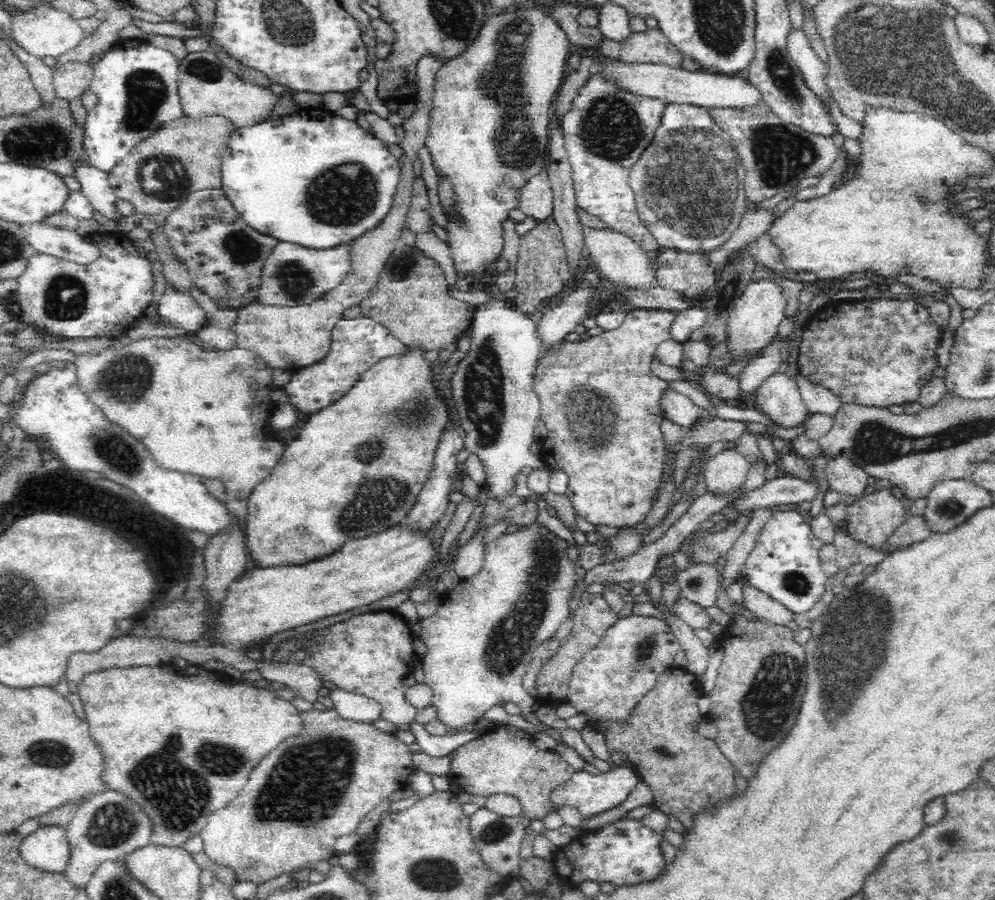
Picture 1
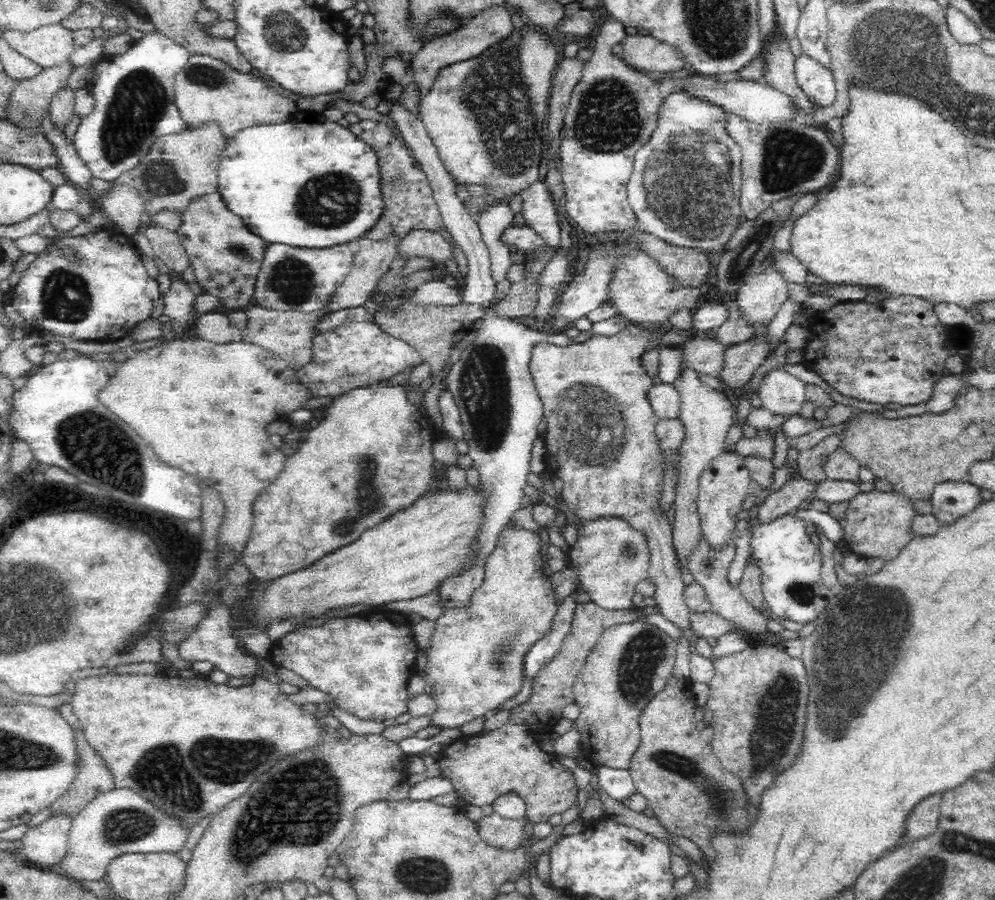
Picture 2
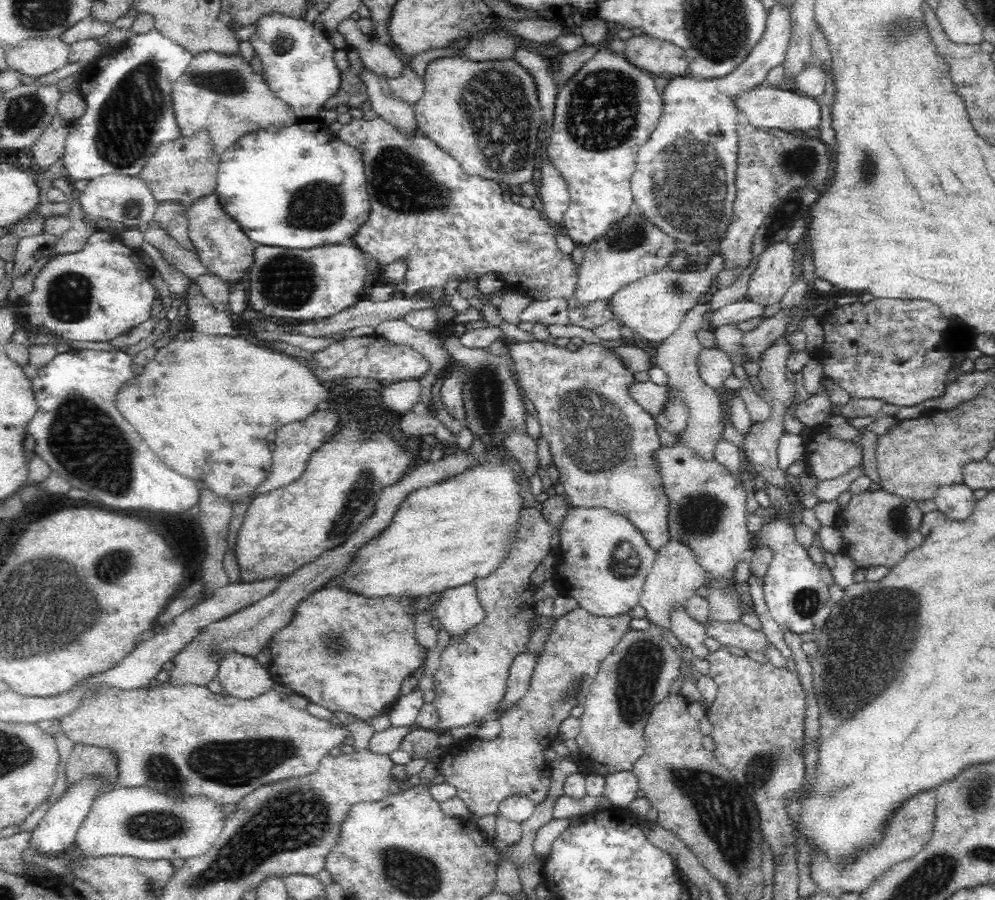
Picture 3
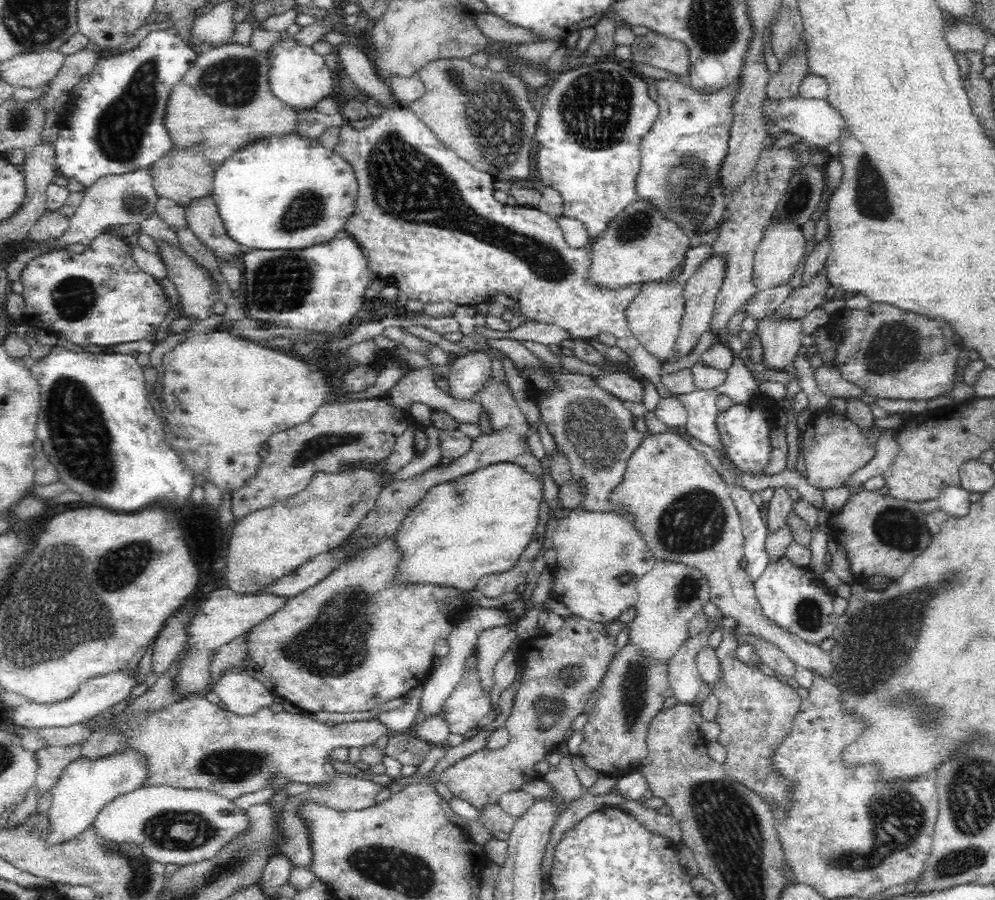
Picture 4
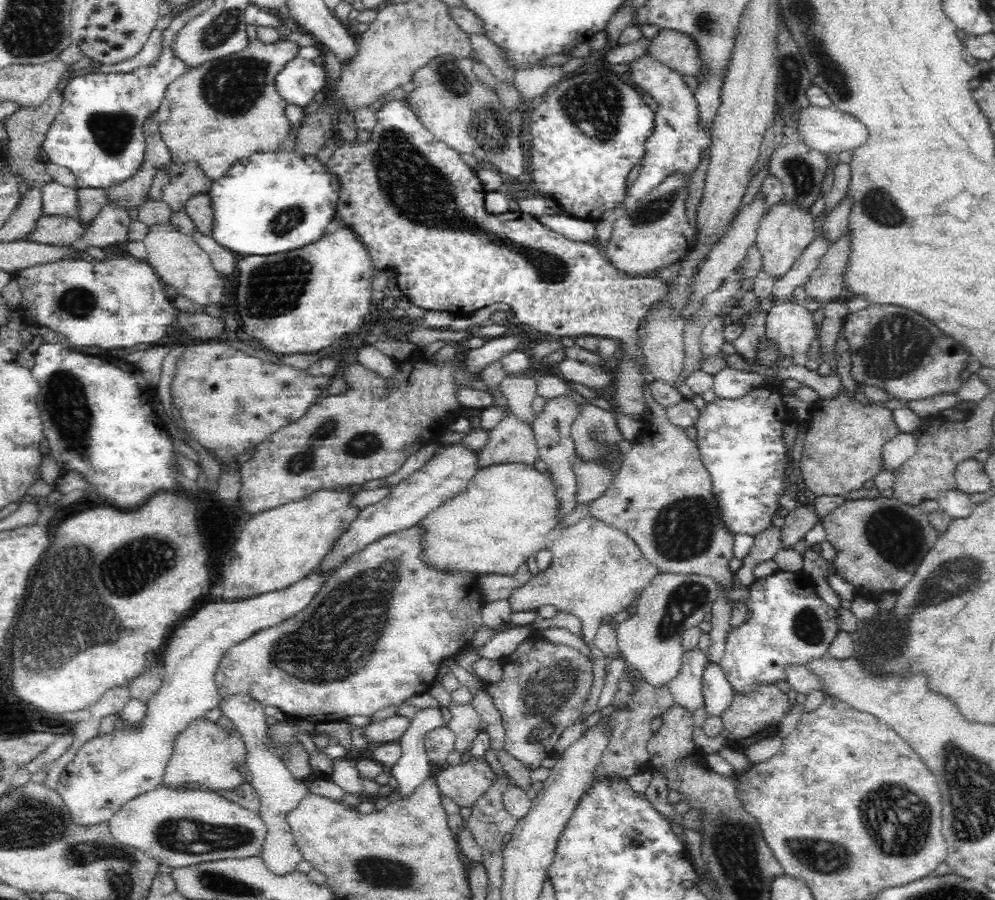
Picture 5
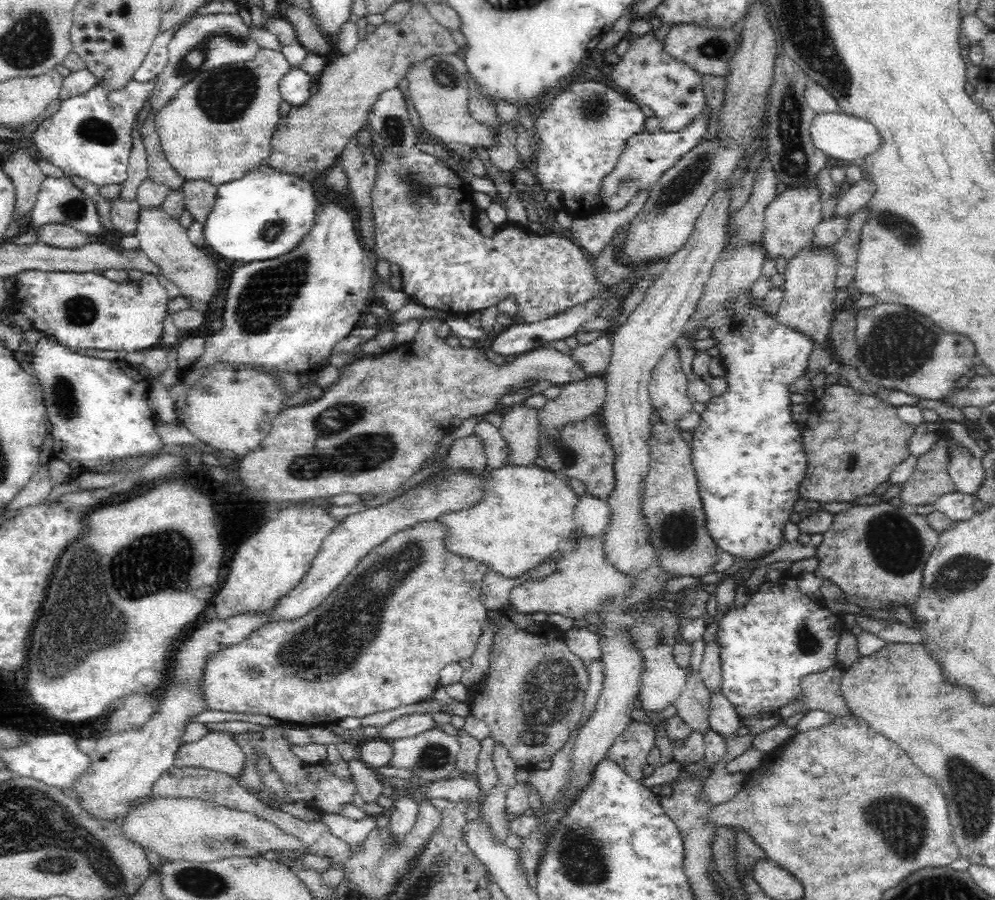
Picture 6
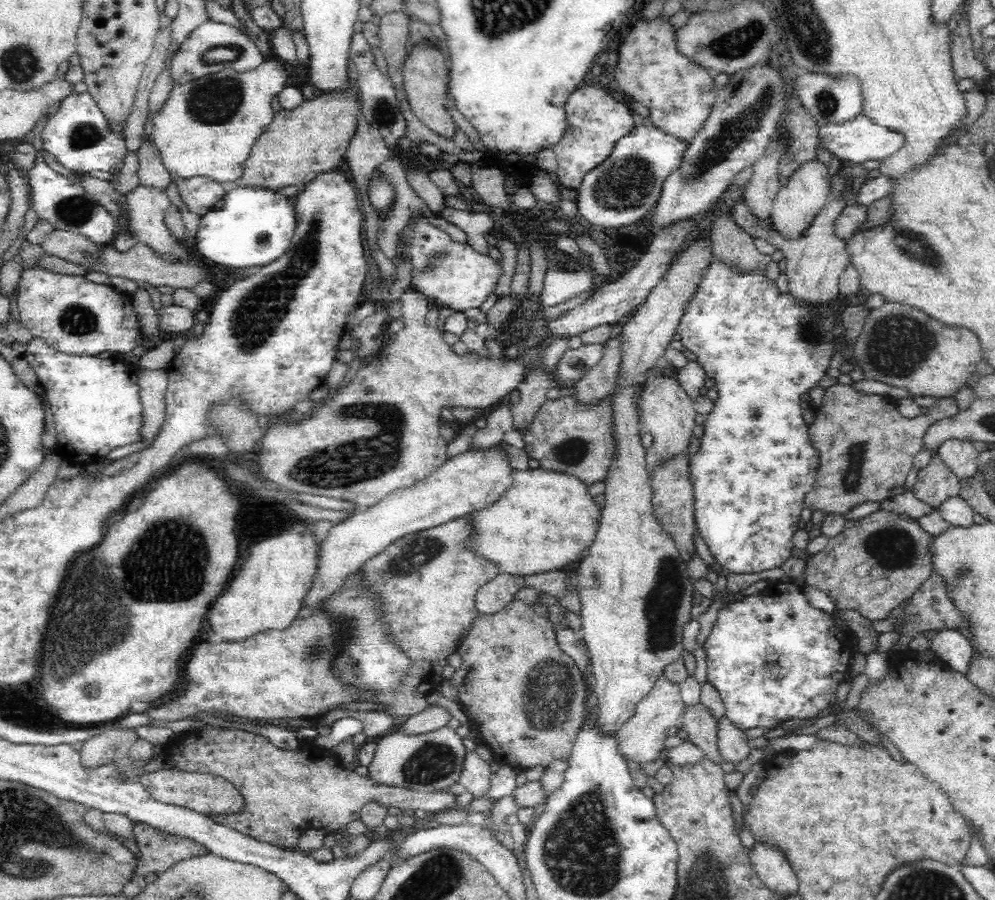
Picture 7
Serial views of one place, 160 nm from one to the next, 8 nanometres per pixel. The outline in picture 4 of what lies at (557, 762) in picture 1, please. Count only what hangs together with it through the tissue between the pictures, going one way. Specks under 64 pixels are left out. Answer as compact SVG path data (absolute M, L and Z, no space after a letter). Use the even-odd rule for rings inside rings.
M576 616L568 618L560 636L550 638L530 638L520 641L515 646L516 665L524 668L517 694L513 698L511 714L505 722L509 733L509 742L499 751L489 751L487 748L469 754L462 760L450 765L438 779L446 785L454 797L468 801L477 809L487 803L498 803L505 792L520 791L524 782L532 782L541 775L534 772L534 766L544 760L546 754L556 751L556 746L565 741L566 731L571 728L573 720L583 713L590 694L601 684L607 674L609 663L617 654L615 638L607 638L605 626Z

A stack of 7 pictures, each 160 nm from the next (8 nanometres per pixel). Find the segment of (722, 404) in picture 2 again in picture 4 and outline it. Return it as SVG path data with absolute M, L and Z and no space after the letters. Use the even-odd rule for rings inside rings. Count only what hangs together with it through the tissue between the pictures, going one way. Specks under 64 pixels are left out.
M714 254L706 260L698 270L684 282L682 297L684 297L684 316L681 320L681 329L676 339L677 358L690 354L690 350L698 344L698 339L704 332L708 331L708 324L712 318L715 300L721 289L725 277L726 259ZM657 560L654 568L638 581L638 601L634 607L636 617L626 624L628 641L638 648L641 656L655 658L659 664L668 664L678 654L680 646L684 646L690 638L687 634L688 622L711 602L710 592L709 582L702 573L682 563Z

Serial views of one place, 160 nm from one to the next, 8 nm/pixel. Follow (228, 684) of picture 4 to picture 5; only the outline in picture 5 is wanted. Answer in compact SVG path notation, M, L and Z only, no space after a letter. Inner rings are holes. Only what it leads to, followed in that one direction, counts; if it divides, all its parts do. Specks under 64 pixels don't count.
M232 695L219 703L221 714L228 717L236 726L245 742L248 771L251 775L251 785L259 794L261 802L258 814L267 826L267 835L261 857L270 872L276 875L284 875L297 870L299 862L302 862L303 854L295 842L290 825L286 821L286 814L294 810L294 807L309 793L302 780L294 779L286 765L282 764L274 753L266 747L266 715L264 708L258 700L248 695Z

